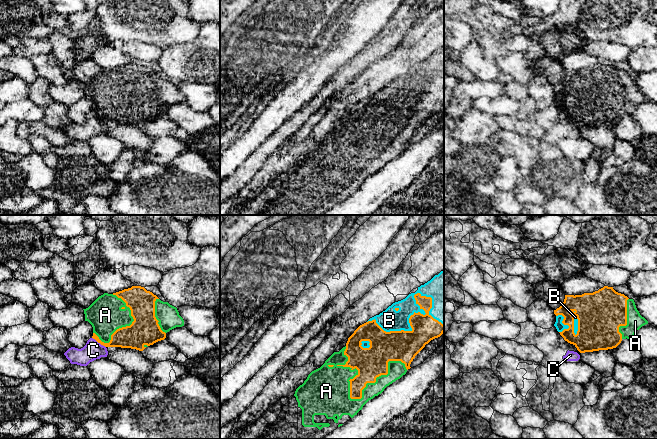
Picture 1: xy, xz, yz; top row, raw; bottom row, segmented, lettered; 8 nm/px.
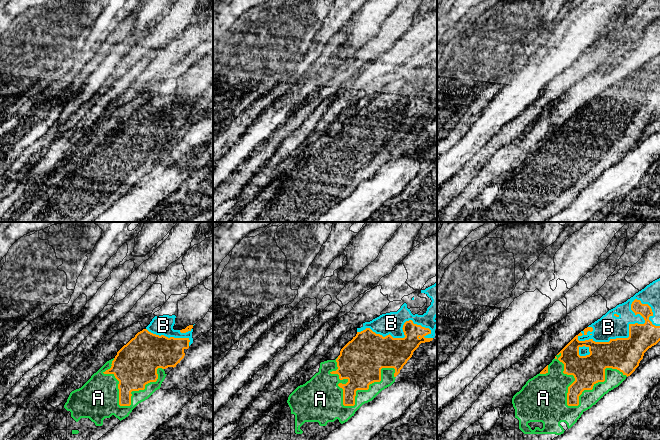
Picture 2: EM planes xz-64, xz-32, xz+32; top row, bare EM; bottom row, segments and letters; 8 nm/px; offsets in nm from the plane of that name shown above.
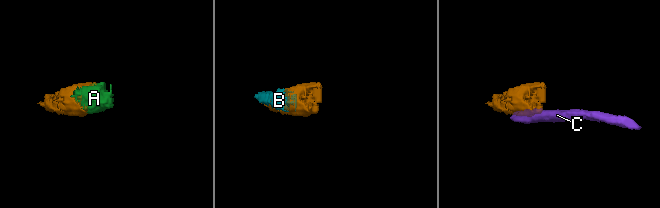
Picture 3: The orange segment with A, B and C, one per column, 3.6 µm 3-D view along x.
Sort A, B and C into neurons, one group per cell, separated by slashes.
A B / C

